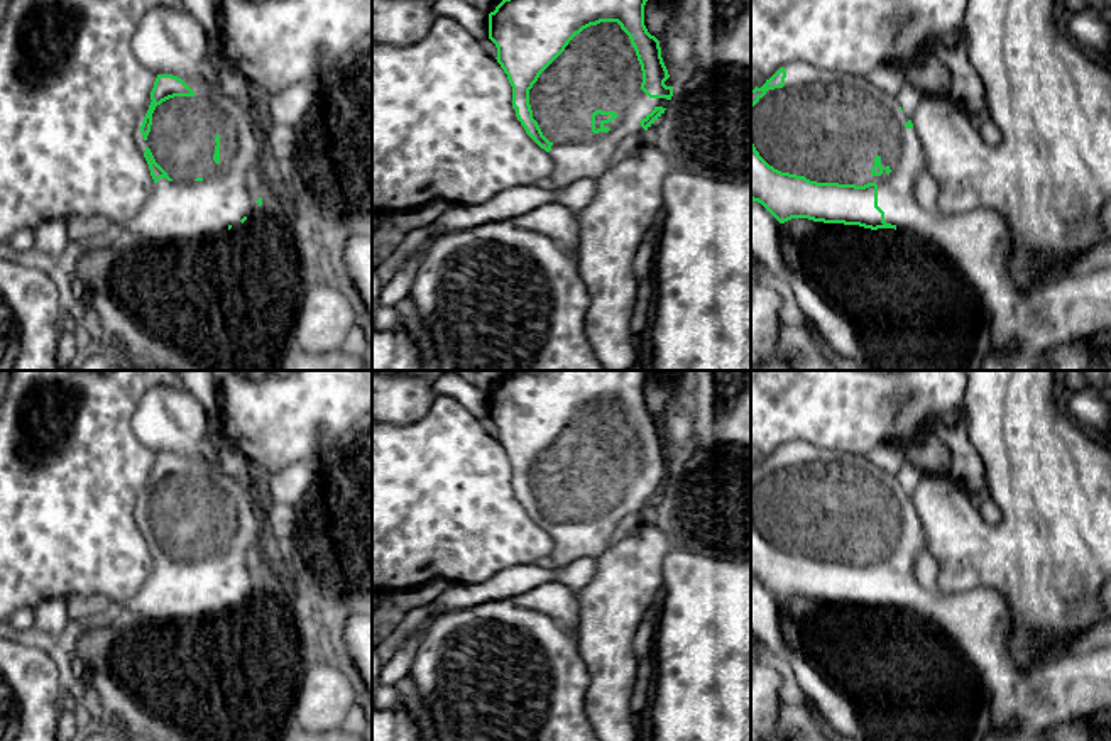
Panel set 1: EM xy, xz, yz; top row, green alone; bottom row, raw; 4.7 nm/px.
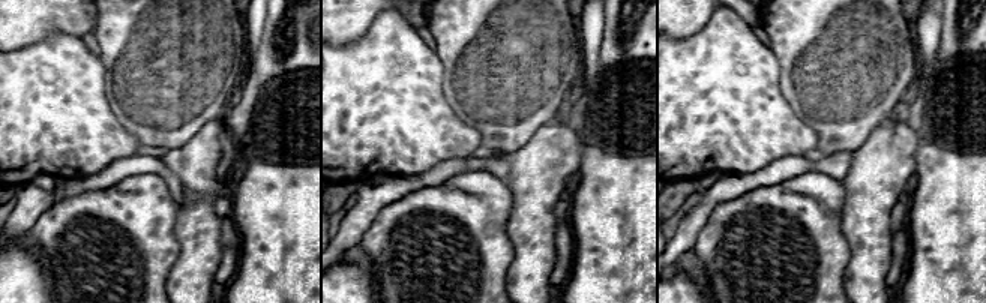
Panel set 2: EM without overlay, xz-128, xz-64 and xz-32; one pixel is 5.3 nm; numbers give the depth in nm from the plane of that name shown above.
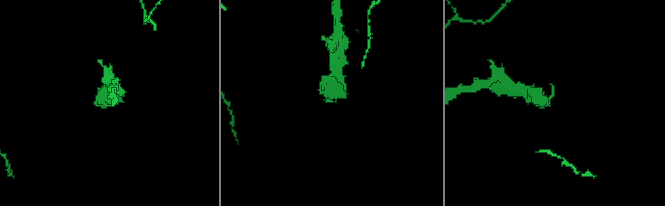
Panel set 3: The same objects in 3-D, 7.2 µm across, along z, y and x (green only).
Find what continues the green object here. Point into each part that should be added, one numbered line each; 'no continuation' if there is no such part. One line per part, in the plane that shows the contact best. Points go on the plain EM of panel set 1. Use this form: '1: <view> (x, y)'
1: xz (599, 449)

